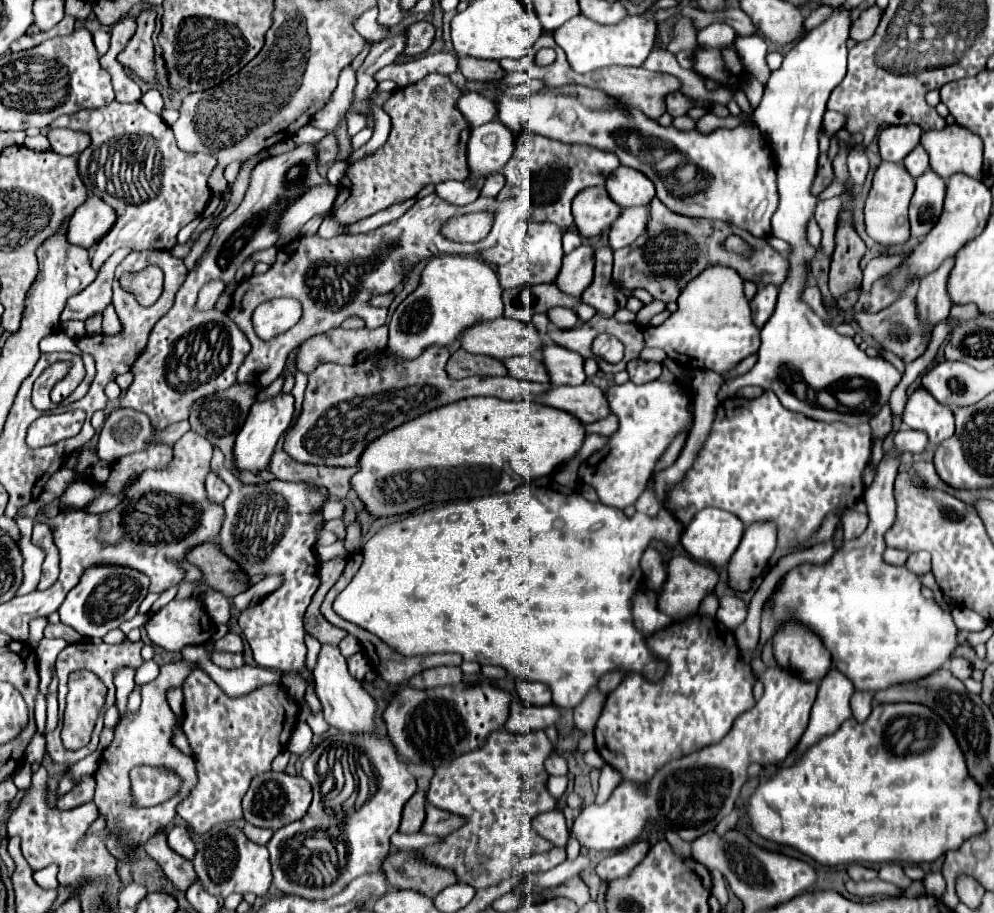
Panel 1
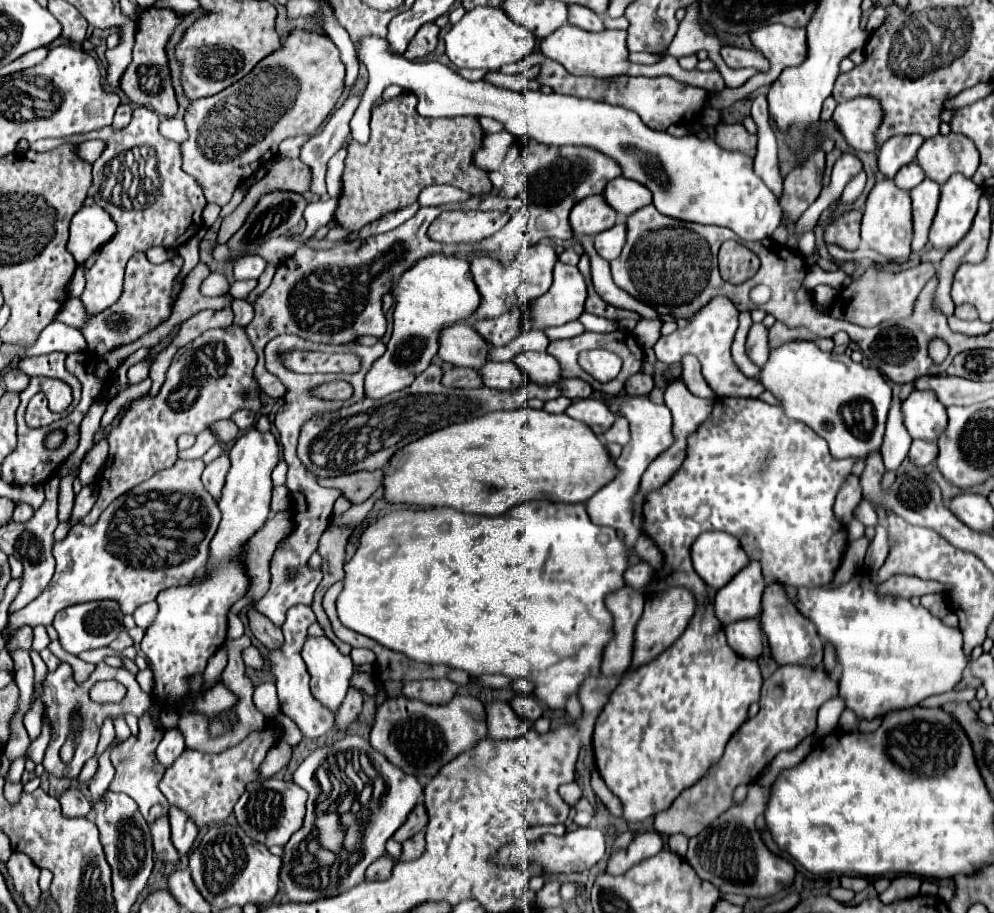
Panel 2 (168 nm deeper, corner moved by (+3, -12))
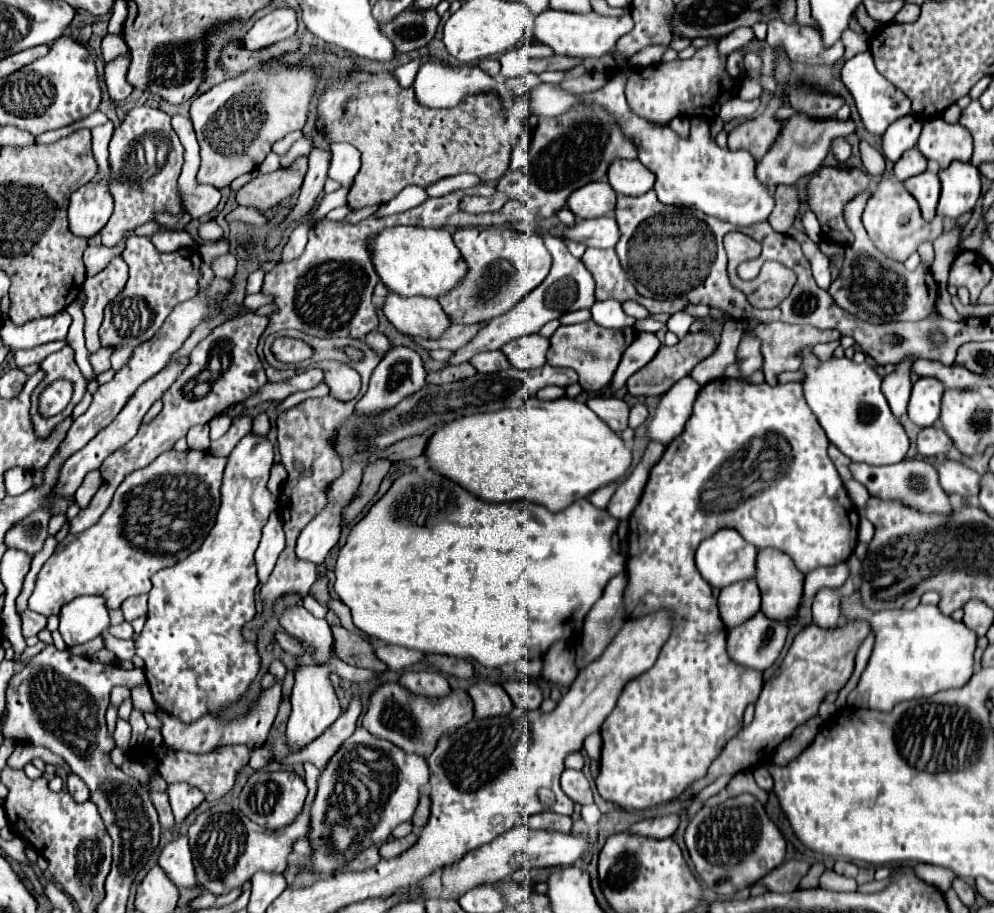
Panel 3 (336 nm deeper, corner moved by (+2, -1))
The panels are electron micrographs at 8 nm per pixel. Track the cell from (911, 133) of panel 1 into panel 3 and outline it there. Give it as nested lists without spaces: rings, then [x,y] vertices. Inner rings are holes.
[[[908,115],[892,123],[882,137],[884,157],[888,157],[890,161],[898,161],[904,151],[916,147],[920,131],[922,131],[922,119],[918,119],[918,115]]]

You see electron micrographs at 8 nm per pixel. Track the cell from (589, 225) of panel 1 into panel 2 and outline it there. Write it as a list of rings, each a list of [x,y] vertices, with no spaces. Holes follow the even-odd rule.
[[[597,194],[593,198],[583,198],[581,202],[577,202],[577,206],[573,206],[571,210],[569,222],[575,236],[595,236],[615,226],[617,212],[605,202],[601,194]]]

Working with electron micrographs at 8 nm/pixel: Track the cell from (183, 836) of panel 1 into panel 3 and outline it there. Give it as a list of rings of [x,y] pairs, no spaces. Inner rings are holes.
[[[170,783],[168,795],[170,795],[176,823],[180,823],[192,809],[196,809],[204,801],[202,791],[198,787],[188,785],[188,783]]]

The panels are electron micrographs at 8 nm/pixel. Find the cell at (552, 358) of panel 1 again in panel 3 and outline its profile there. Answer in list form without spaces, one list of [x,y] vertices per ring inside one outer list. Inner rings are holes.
[[[526,335],[506,343],[500,351],[506,355],[508,363],[516,369],[534,369],[546,363],[546,351],[550,343],[542,335]]]

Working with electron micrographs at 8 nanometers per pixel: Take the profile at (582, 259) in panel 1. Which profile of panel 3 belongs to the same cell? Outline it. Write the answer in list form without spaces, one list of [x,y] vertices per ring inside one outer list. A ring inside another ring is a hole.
[[[542,233],[540,237],[544,239],[544,245],[554,259],[550,275],[534,291],[530,291],[530,295],[526,295],[526,299],[522,299],[522,303],[518,303],[518,307],[514,307],[514,311],[508,311],[506,315],[500,315],[498,319],[492,319],[490,323],[486,323],[464,347],[454,351],[446,359],[446,365],[460,365],[476,353],[500,349],[502,345],[506,345],[512,339],[538,333],[540,327],[544,327],[552,319],[560,319],[564,313],[578,311],[578,309],[590,309],[594,305],[594,301],[596,301],[594,299],[594,279],[592,279],[590,271],[584,267],[584,263],[570,255],[570,251],[566,249],[566,243],[560,237],[554,237],[550,233]]]

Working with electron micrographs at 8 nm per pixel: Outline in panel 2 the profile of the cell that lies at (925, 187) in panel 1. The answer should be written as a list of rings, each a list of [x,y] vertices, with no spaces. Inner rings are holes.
[[[925,178],[919,186],[911,190],[913,200],[913,252],[921,252],[927,244],[929,228],[933,224],[937,202],[939,202],[939,184]]]

